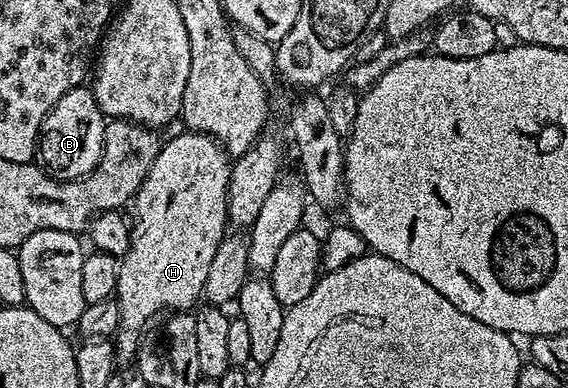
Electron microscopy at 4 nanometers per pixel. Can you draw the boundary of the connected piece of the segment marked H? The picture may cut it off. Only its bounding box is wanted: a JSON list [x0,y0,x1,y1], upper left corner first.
[114,133,232,363]

